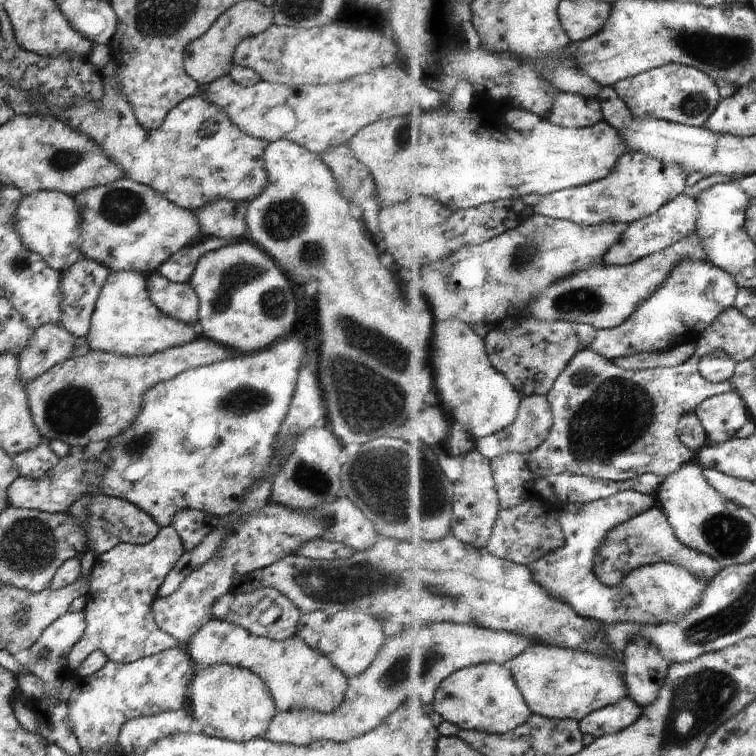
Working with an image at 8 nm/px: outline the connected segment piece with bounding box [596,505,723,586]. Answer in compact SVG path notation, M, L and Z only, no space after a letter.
M656 505L608 534L608 540L600 548L599 558L596 560L596 574L606 586L620 586L633 570L658 563L684 566L684 568L692 570L694 574L704 574L711 581L723 571L722 563L719 560L686 546L680 540L667 514L659 505Z

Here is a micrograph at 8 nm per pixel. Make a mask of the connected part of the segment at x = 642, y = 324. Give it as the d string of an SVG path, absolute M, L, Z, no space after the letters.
M688 258L686 262L682 262L680 266L676 266L675 273L672 278L668 278L666 285L662 286L650 300L644 302L636 314L629 318L623 325L614 329L600 329L592 324L578 324L579 336L583 348L592 348L596 352L602 353L609 359L616 360L634 356L643 352L664 352L672 350L675 346L686 342L698 343L707 328L710 328L714 322L718 321L723 312L731 309L739 297L741 287L736 282L736 277L728 270L719 268L712 261L692 260Z

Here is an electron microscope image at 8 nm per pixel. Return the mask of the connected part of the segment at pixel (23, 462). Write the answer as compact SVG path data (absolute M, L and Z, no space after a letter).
M48 441L38 444L34 450L27 450L13 456L14 464L20 473L20 477L30 480L40 480L48 470L52 470L60 458L52 451Z

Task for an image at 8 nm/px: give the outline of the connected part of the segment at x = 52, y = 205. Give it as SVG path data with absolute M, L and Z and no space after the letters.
M44 190L24 194L16 206L16 232L20 242L54 270L68 270L83 257L80 252L80 215L74 198L60 191Z

